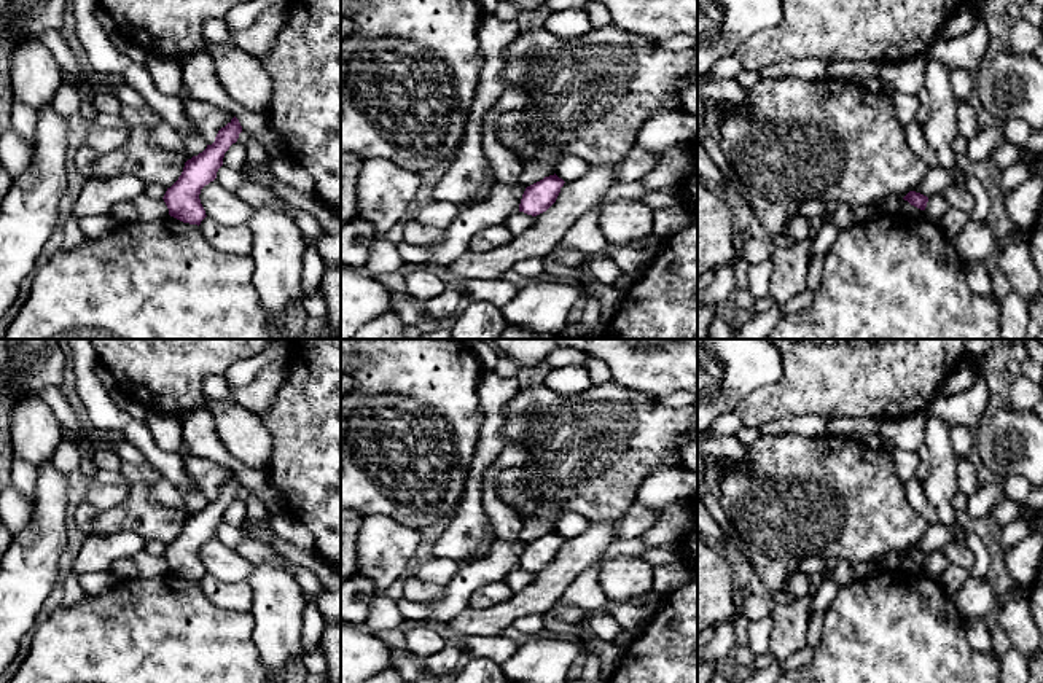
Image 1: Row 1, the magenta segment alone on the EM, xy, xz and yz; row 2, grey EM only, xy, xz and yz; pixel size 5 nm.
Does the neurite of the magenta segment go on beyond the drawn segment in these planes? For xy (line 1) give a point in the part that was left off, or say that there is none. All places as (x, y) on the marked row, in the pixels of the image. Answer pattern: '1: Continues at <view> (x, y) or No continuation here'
1: No continuation here

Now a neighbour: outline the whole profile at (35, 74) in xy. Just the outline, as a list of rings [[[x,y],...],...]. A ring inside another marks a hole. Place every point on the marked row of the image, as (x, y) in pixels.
[[[40,38],[16,43],[10,72],[14,99],[30,105],[35,111],[53,103],[64,78],[56,56]]]

